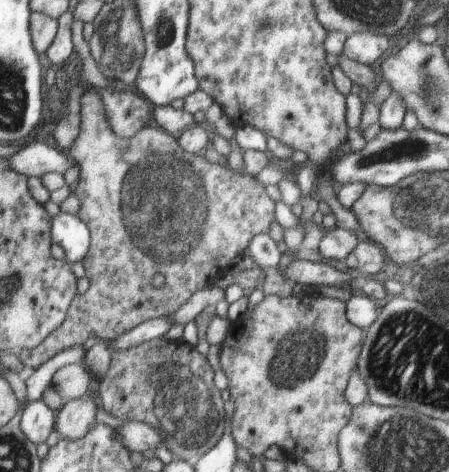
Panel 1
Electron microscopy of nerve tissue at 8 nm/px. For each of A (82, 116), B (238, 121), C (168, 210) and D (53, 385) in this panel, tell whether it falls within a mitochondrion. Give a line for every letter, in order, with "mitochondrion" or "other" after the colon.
A: other
B: other
C: mitochondrion
D: other

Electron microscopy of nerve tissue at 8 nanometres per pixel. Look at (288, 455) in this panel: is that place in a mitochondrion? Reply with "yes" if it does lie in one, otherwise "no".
no

